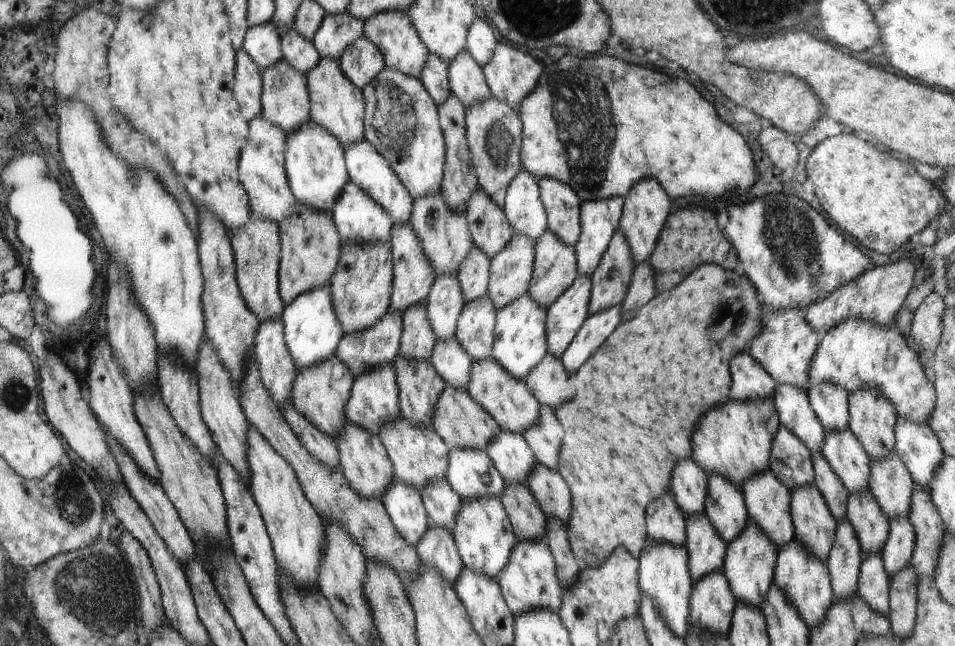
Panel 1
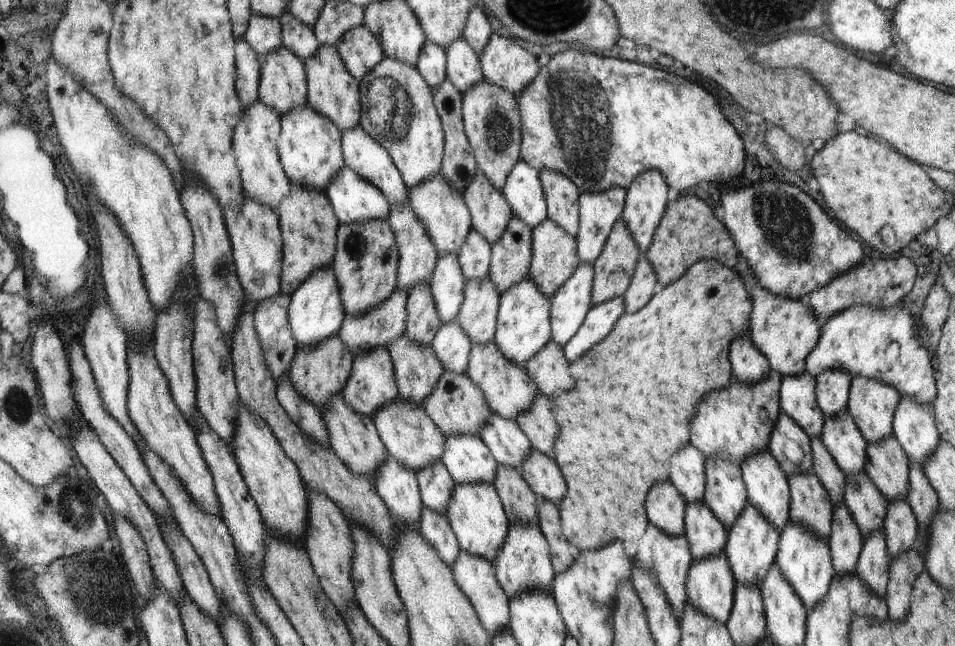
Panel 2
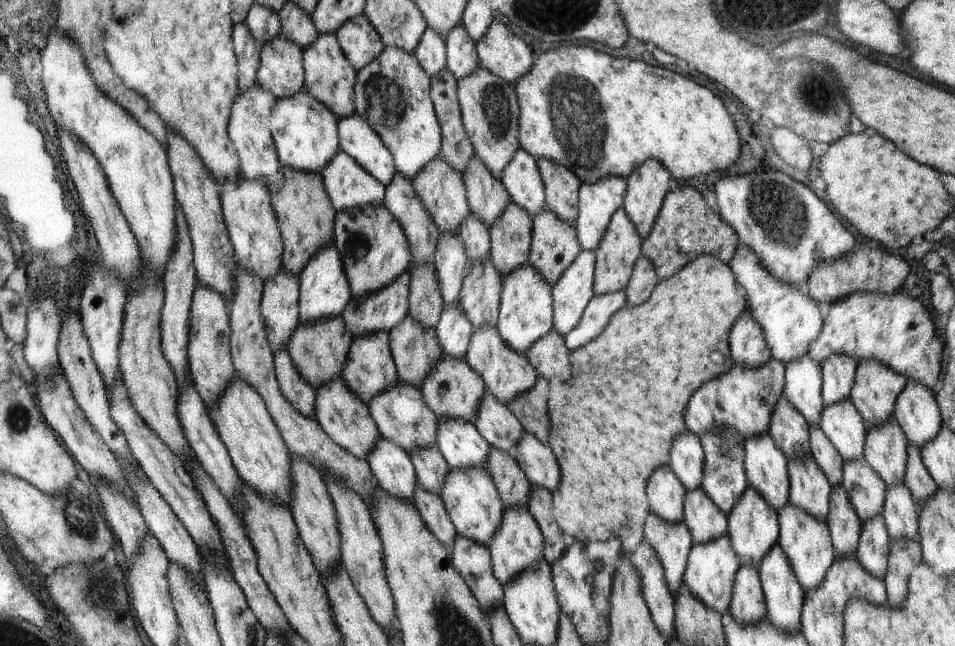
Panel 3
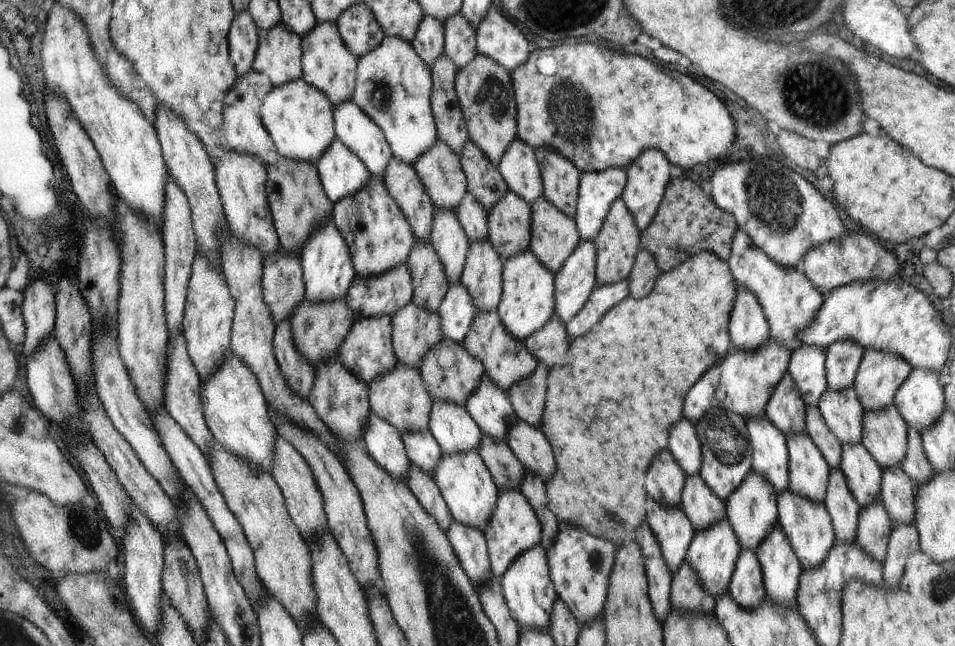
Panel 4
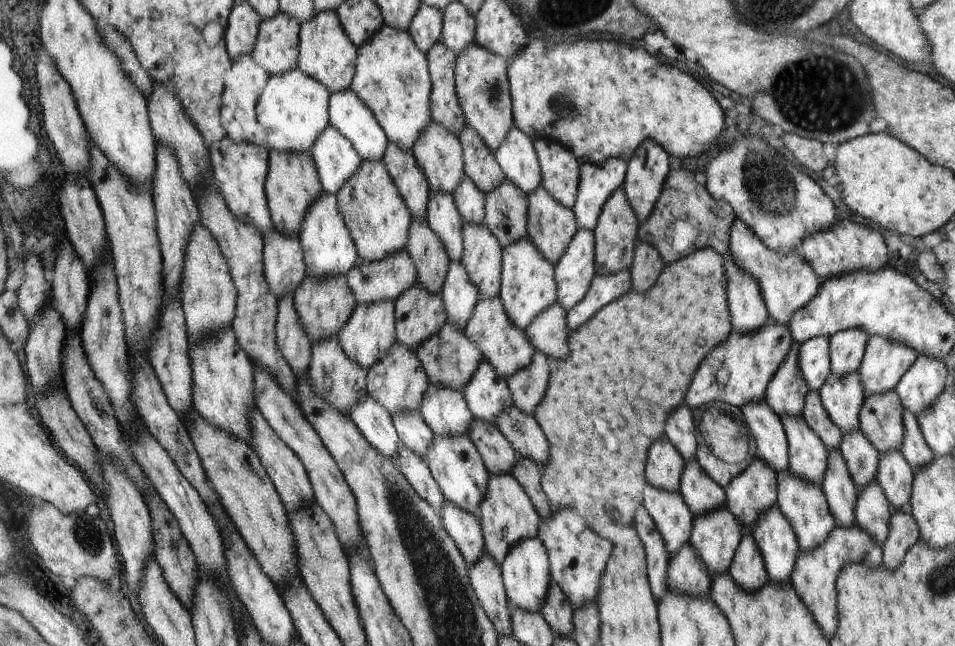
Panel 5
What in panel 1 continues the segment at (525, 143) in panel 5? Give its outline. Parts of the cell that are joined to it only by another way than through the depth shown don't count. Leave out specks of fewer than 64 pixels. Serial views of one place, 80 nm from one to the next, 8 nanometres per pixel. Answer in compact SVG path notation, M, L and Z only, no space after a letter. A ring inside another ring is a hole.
M528 169L511 180L502 207L514 231L523 232L533 241L549 228L538 180Z

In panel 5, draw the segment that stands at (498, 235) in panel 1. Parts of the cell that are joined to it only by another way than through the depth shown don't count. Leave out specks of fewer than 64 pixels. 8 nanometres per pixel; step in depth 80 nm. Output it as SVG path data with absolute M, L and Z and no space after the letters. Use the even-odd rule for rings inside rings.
M464 125L459 132L459 139L463 145L464 168L474 184L484 194L501 185L506 173L481 136L471 126Z

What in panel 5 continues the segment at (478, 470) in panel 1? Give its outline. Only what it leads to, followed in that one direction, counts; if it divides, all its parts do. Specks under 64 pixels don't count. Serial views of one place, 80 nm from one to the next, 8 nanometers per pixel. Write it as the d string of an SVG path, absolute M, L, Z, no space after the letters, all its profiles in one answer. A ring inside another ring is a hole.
M432 383L417 409L432 432L440 436L468 435L474 419L462 391Z

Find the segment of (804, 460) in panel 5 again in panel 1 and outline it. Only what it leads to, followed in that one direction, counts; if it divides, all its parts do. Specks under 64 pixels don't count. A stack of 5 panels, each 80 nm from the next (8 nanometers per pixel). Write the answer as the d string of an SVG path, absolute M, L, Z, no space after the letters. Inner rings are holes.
M814 483L793 490L792 520L796 538L813 555L826 561L838 524Z

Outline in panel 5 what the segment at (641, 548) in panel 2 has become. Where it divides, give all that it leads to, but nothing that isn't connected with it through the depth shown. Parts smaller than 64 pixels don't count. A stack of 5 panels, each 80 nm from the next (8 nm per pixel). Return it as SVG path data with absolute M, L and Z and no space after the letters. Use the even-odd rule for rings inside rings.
M646 484L644 508L660 531L670 556L675 555L689 540L694 517L684 502L683 495L679 490L670 492Z

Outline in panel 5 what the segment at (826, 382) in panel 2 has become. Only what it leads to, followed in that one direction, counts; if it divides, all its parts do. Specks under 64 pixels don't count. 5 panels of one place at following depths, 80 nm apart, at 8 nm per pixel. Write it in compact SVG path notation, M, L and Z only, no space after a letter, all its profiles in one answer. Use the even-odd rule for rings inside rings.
M854 327L838 332L829 338L831 373L843 377L859 370L866 351L868 332Z

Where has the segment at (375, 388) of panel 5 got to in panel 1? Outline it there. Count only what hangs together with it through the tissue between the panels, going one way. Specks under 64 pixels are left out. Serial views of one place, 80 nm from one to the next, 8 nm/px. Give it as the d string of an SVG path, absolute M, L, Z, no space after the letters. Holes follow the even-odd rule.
M401 415L399 419L384 423L378 435L394 462L395 477L402 482L414 485L421 490L430 481L445 478L447 464L450 462L450 448L433 427L412 424Z

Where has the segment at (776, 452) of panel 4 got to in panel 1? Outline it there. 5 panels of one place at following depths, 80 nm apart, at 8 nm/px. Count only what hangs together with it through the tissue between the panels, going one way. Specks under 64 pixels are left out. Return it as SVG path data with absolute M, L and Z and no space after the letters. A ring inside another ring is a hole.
M769 470L760 471L749 479L744 479L742 484L744 496L746 496L748 520L754 521L777 546L777 550L783 545L790 543L794 536L795 526L792 526L790 518L790 490L784 483L777 479L777 476Z

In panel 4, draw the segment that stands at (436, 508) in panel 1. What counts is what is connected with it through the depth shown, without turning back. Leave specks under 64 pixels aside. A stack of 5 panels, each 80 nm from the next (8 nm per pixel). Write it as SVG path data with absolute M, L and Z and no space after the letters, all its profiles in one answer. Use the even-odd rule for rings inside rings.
M430 430L404 431L401 439L412 465L416 465L433 476L433 472L438 470L442 462L443 452Z

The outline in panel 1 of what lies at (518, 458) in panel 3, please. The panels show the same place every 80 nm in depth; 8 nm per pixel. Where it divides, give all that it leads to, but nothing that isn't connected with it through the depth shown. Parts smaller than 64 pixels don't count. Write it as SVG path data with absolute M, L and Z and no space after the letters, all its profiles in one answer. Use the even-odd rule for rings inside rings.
M537 462L528 474L527 485L546 518L554 517L567 526L570 519L570 490L564 478L554 469Z

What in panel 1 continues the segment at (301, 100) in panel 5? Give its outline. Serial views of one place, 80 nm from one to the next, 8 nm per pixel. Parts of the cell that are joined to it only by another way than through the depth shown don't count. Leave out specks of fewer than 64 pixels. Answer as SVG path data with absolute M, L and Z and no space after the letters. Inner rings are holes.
M311 118L300 128L288 133L286 139L287 177L296 202L331 212L332 205L351 182L344 144L330 129Z

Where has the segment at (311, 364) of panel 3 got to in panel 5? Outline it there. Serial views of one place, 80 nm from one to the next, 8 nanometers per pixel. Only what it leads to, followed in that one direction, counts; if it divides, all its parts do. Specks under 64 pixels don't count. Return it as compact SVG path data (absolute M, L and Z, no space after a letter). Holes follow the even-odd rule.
M346 275L329 277L304 276L293 292L294 308L311 340L311 346L320 339L331 337L342 330L355 310L356 296L353 293Z

